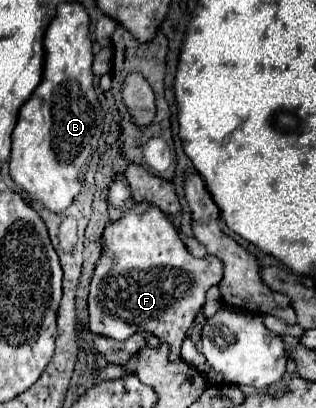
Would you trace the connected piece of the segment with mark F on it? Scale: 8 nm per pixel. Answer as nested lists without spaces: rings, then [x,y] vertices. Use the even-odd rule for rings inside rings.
[[[133,204],[119,220],[105,226],[101,240],[101,256],[87,298],[89,330],[113,340],[145,330],[169,346],[169,362],[179,360],[187,330],[205,304],[205,292],[221,282],[221,260],[193,258],[167,216],[151,204]]]

